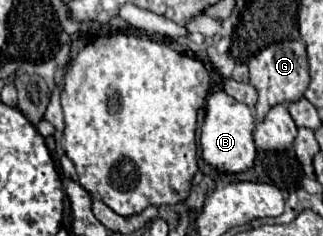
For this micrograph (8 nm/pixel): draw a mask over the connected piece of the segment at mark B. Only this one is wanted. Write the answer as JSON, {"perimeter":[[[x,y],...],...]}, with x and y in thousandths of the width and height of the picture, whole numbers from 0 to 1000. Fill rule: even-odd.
{"perimeter":[[[653,394],[641,411],[641,479],[635,530],[622,547],[622,640],[628,674],[647,691],[653,716],[678,733],[752,733],[783,708],[789,691],[789,597],[783,597],[789,504],[777,462],[703,394]]]}

